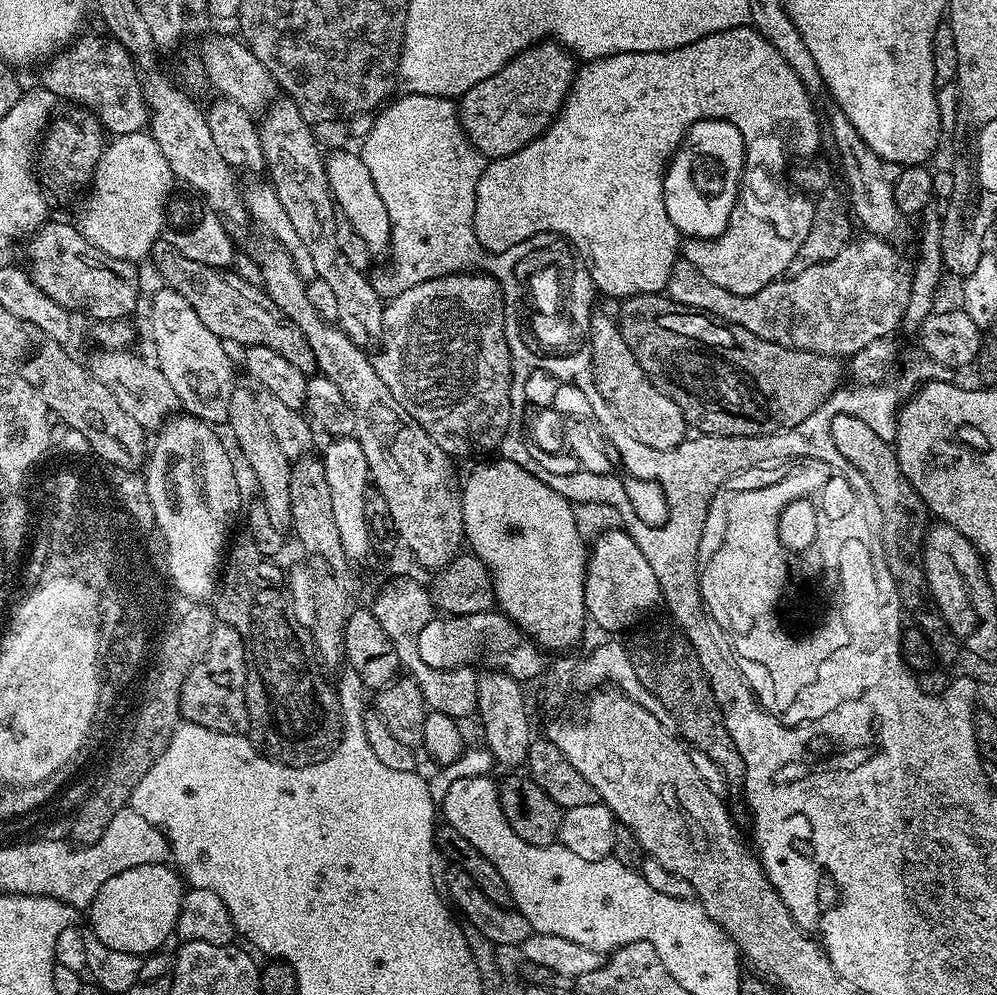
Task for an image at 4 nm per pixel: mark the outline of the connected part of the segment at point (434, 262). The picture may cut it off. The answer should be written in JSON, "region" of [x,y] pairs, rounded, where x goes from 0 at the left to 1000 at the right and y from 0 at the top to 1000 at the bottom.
{"region":[[[414,92],[401,94],[388,107],[382,108],[379,116],[374,120],[371,132],[364,137],[362,145],[365,146],[359,149],[359,156],[367,171],[371,171],[371,179],[375,179],[375,183],[379,185],[379,199],[387,203],[387,215],[391,217],[393,224],[393,273],[385,273],[375,281],[380,297],[392,299],[403,291],[411,291],[411,287],[416,285],[476,270],[473,268],[483,258],[483,250],[475,231],[476,200],[441,201],[441,193],[433,185],[475,187],[485,174],[487,161],[466,135],[456,99]]]}

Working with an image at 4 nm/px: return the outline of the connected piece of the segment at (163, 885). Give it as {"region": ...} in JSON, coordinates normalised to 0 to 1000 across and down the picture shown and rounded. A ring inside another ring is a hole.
{"region":[[[168,867],[139,868],[122,878],[114,878],[98,894],[86,920],[92,924],[91,940],[96,941],[110,955],[143,962],[155,958],[177,935],[181,908],[187,895],[186,885],[176,871]]]}

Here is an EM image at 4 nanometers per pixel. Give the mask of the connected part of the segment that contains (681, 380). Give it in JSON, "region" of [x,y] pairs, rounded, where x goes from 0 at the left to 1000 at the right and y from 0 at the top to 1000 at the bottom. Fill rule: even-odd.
{"region":[[[640,295],[629,298],[623,306],[626,307],[620,325],[632,356],[640,360],[652,384],[684,412],[691,431],[708,438],[771,438],[800,428],[800,424],[808,424],[824,404],[839,395],[846,383],[843,381],[849,378],[848,367],[846,370],[838,358],[768,344],[744,328],[725,325],[709,314],[688,312],[666,295]]]}

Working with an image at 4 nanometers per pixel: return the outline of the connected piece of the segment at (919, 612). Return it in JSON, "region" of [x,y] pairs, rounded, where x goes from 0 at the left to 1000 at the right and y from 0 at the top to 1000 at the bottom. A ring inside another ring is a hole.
{"region":[[[841,416],[837,424],[832,424],[832,440],[837,440],[837,448],[841,448],[848,467],[857,468],[867,478],[877,501],[881,505],[881,513],[885,517],[885,553],[889,557],[889,571],[899,586],[904,612],[915,614],[918,630],[926,633],[935,650],[936,660],[943,659],[949,665],[960,662],[955,650],[961,646],[959,639],[949,629],[945,617],[932,603],[931,586],[927,580],[927,537],[933,530],[933,516],[927,503],[917,492],[913,480],[905,476],[905,468],[901,468],[899,451],[888,439],[877,436],[865,420],[857,420],[853,416]]]}

